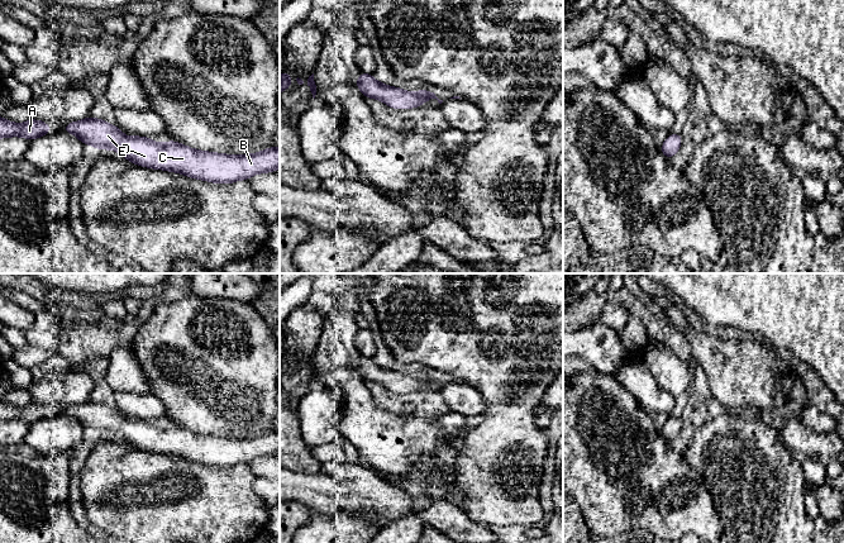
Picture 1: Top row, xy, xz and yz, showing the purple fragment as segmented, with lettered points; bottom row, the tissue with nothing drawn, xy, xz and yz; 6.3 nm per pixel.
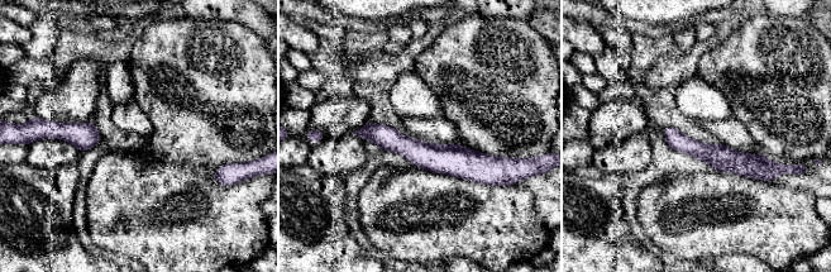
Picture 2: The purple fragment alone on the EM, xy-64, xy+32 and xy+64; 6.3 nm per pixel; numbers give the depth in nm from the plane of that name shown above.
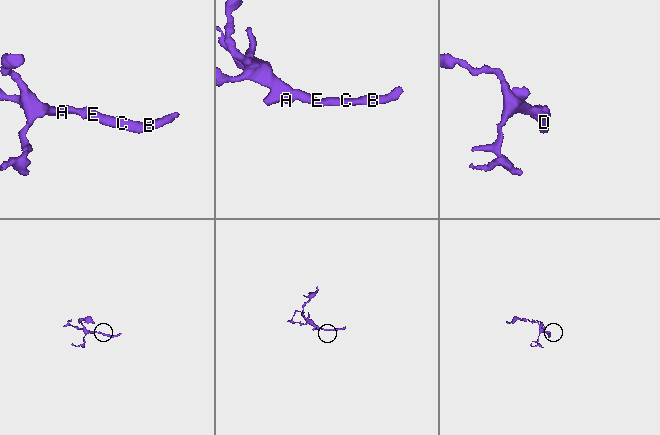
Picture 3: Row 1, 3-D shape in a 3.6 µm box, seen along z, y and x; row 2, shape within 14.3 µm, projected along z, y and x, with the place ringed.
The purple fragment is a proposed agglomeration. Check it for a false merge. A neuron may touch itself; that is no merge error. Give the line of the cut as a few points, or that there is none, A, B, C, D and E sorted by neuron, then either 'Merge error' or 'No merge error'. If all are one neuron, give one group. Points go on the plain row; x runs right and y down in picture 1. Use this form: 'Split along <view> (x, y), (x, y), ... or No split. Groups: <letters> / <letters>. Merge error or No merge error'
No split. Groups: A B C D E. No merge error

